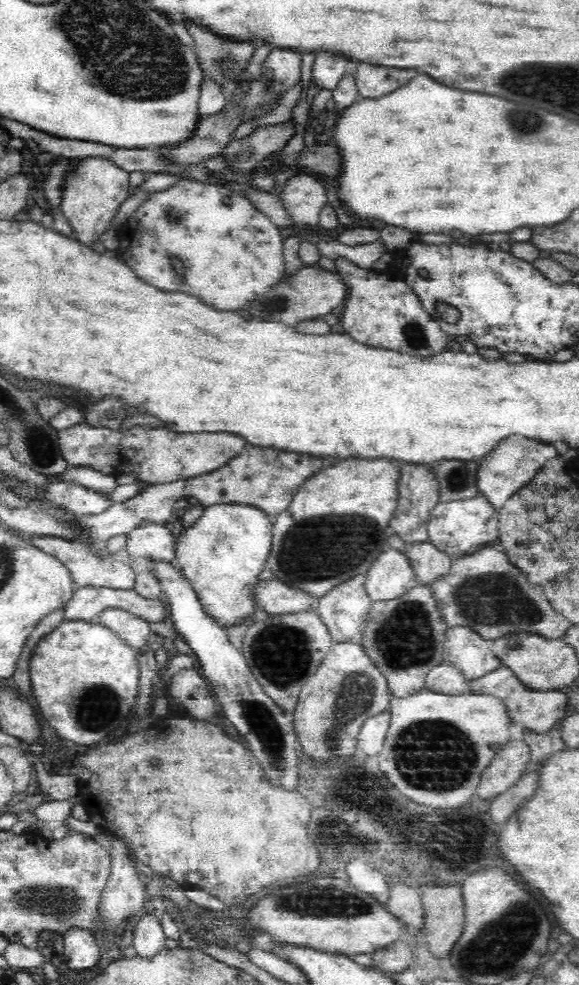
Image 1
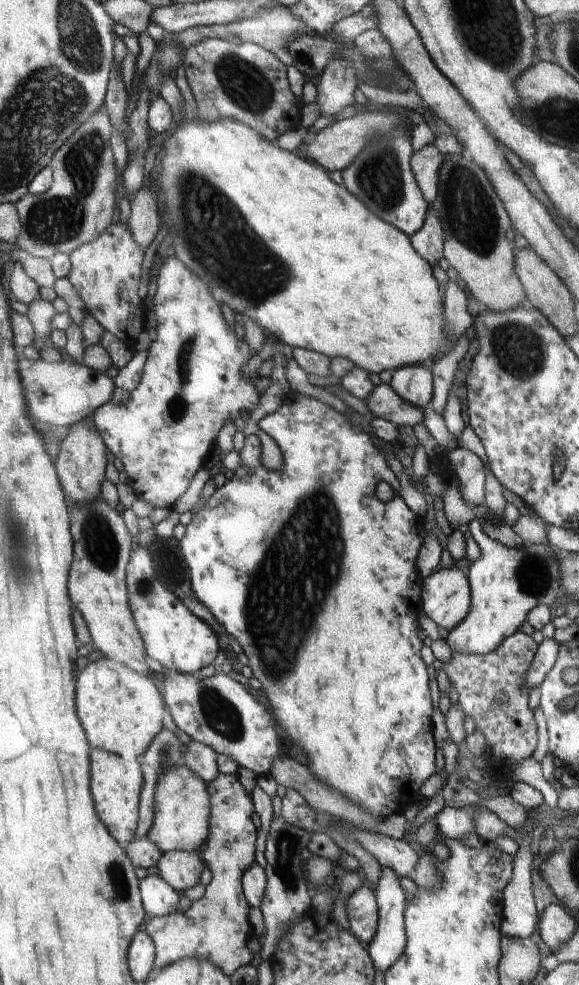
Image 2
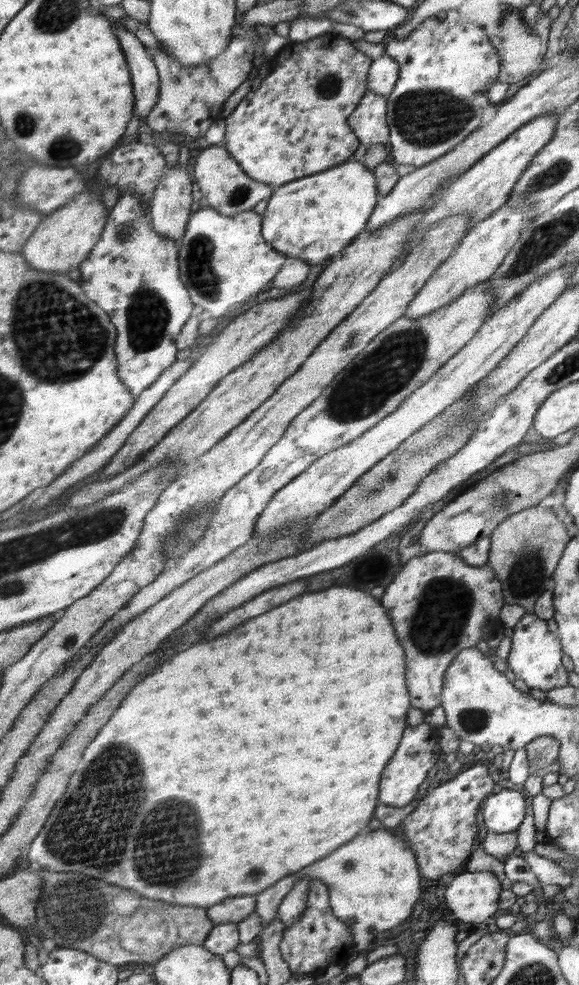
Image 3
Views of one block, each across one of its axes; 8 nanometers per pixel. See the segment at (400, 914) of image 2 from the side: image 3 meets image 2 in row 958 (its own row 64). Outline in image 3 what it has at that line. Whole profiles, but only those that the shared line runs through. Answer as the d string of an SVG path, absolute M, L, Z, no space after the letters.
M384 54L371 63L367 75L367 89L372 90L372 93L387 96L392 93L399 76L398 63Z

